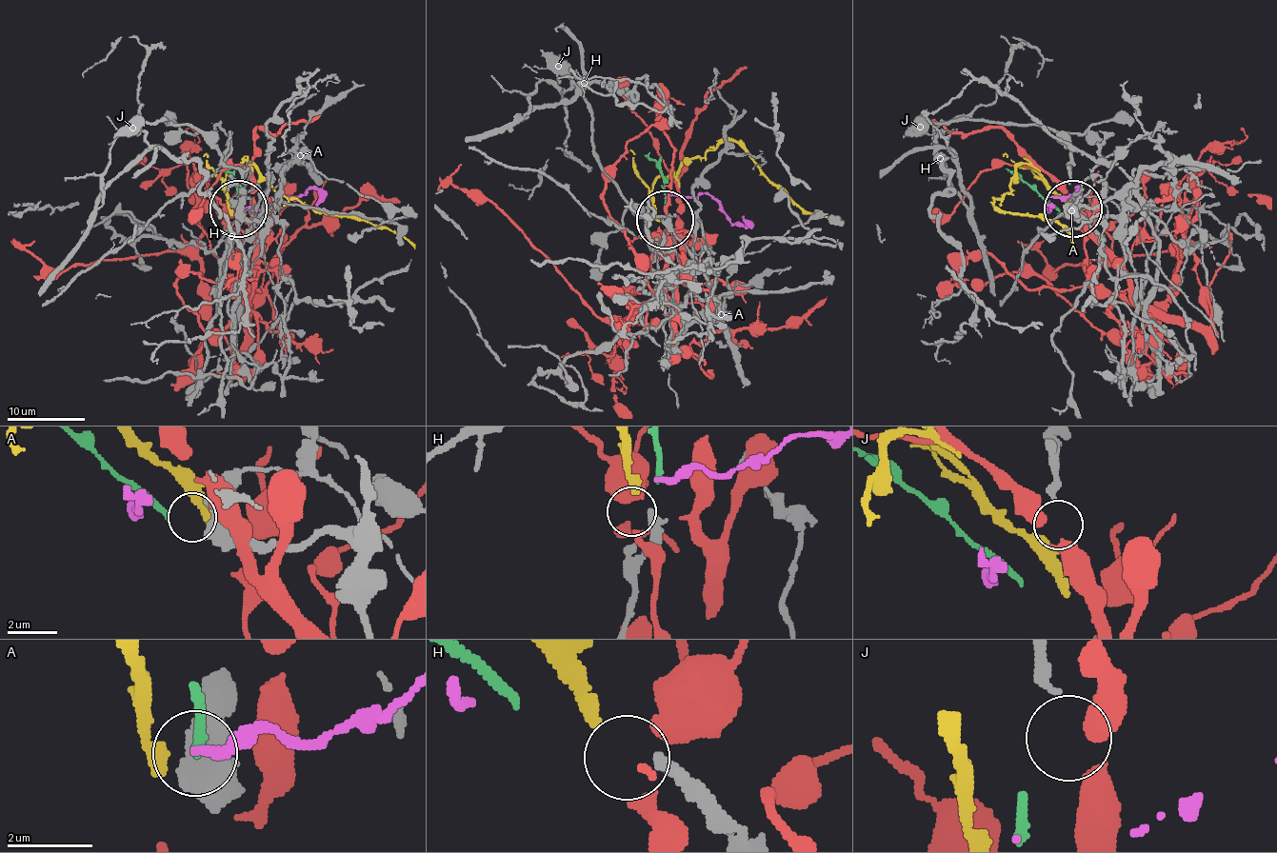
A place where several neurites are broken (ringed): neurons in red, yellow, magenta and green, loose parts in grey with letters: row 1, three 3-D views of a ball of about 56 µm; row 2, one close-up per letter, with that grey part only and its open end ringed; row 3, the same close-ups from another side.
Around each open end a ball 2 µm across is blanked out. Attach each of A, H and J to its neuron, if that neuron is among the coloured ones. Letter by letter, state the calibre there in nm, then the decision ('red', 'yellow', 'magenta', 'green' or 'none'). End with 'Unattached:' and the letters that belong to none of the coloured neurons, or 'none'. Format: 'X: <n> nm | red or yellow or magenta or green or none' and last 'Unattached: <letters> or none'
A: 550 nm | green
H: 360 nm | yellow
J: 240 nm | red
Unattached: none

